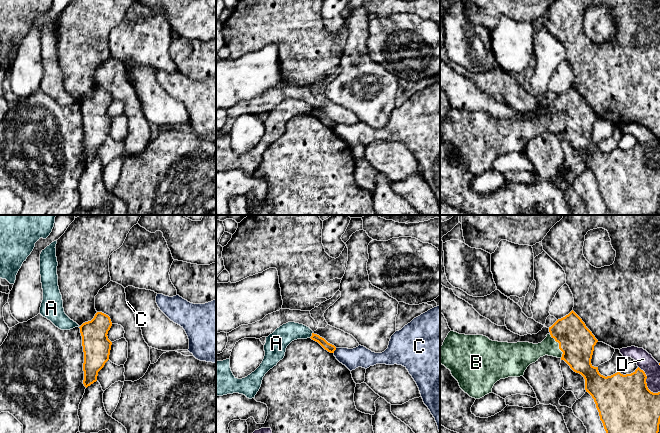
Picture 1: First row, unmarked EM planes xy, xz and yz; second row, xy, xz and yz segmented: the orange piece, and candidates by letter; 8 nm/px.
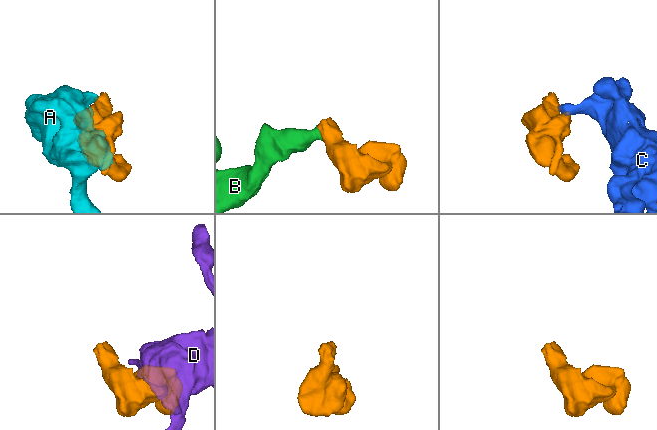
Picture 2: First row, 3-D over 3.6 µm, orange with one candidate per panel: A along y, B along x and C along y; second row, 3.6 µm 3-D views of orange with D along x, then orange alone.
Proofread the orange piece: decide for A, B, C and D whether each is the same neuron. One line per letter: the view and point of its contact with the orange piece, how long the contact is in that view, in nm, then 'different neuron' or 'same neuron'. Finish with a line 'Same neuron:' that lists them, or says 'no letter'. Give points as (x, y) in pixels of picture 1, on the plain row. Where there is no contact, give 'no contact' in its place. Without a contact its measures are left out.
A: xz (312, 111) | 50 nm | different neuron
B: yz (559, 122) | 220 nm | same neuron
C: xz (335, 125) | 50 nm | different neuron
D: yz (646, 159) | 280 nm | different neuron
Same neuron: B

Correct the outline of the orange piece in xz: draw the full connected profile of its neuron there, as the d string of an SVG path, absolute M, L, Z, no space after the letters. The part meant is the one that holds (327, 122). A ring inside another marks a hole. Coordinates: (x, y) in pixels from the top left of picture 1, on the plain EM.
M312 109L312 112L310 114L318 118L325 126L330 129L334 129L334 127L336 126L336 123L334 121L328 119L324 114L320 113L317 110Z

